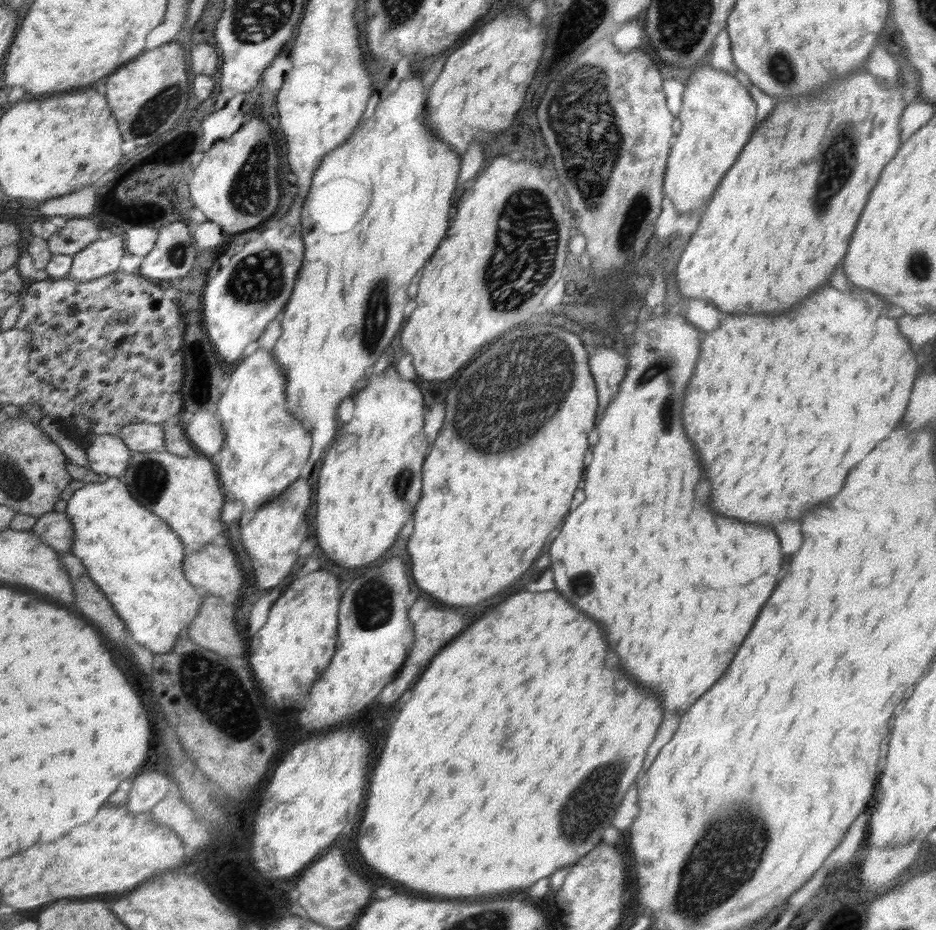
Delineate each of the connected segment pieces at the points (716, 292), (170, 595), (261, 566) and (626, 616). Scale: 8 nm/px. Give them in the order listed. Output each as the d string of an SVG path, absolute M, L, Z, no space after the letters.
M864 68L848 74L842 80L832 82L828 88L824 88L820 94L808 96L808 98L778 98L772 113L759 122L754 128L752 137L746 141L746 145L740 151L738 159L734 161L732 167L722 177L722 182L718 189L714 191L712 199L707 203L705 212L700 219L696 231L682 251L675 278L678 288L683 298L683 302L688 299L700 299L710 302L722 312L762 312L762 314L778 314L784 310L790 310L798 300L806 298L810 292L818 290L816 284L826 284L832 272L836 269L842 256L846 254L848 245L858 224L862 211L866 206L866 201L874 185L878 182L882 169L894 158L900 146L900 118L908 102L904 100L906 94L906 81L898 81L892 85L886 83L878 84L876 76L866 72Z
M116 477L106 482L86 484L67 500L66 515L74 525L73 555L81 560L98 588L109 597L118 616L126 623L129 638L135 646L145 646L156 654L166 654L174 648L180 632L196 618L206 592L184 577L185 547L180 537L158 515L134 500L126 485Z
M298 478L294 483L290 483L276 499L260 507L250 522L240 530L242 546L244 546L244 550L250 556L250 560L252 560L256 580L255 584L258 590L265 592L269 588L280 584L286 576L291 574L292 566L298 560L300 545L307 536L307 524L305 523L307 520L306 510L308 510L310 502L312 502L312 486L308 484L308 479Z
M681 308L671 309L670 312L662 313L660 316L654 316L651 313L647 320L638 322L638 326L634 323L635 321L629 327L629 330L632 330L634 344L628 346L626 350L626 356L628 356L626 374L620 381L618 394L606 406L606 412L603 413L604 416L602 416L602 420L599 420L598 428L596 428L600 438L598 438L598 444L592 448L592 460L590 460L590 466L586 468L587 474L585 475L586 480L584 480L586 500L566 516L560 534L550 544L548 554L552 559L550 567L552 567L556 588L578 610L584 610L588 616L594 616L596 620L600 620L600 624L608 630L608 640L610 640L612 652L616 652L620 656L622 668L626 668L626 672L630 672L632 678L636 678L638 682L642 682L648 688L654 688L654 692L660 692L664 696L662 698L663 715L674 711L684 714L728 668L732 656L738 652L742 640L746 638L754 620L758 618L760 608L766 604L768 596L772 594L772 590L778 582L778 572L782 568L784 555L781 553L780 540L772 528L760 526L760 524L748 524L738 518L720 516L708 508L708 504L710 504L708 500L700 500L694 496L694 488L702 482L704 468L700 464L700 456L696 454L692 442L686 438L686 432L682 426L682 408L684 408L684 398L686 398L686 386L688 386L688 382L694 374L694 368L696 368L696 362L698 362L703 337L702 330L685 319Z

